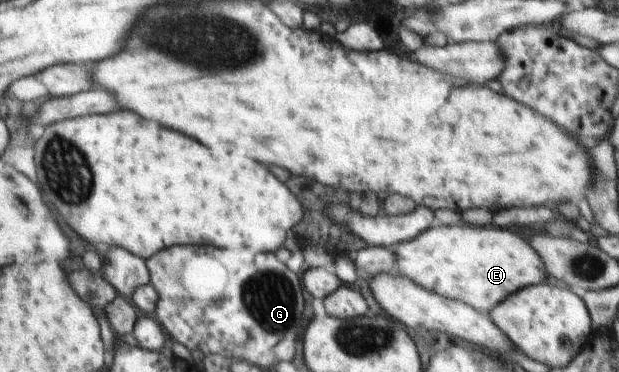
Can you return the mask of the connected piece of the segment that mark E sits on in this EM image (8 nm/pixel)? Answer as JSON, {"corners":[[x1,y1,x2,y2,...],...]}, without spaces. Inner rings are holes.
{"corners":[[493,224,434,225,415,239,399,244,395,252,395,271,425,289,462,301,481,313,489,313,520,289,545,282,549,274,544,261,531,244,511,232]]}

